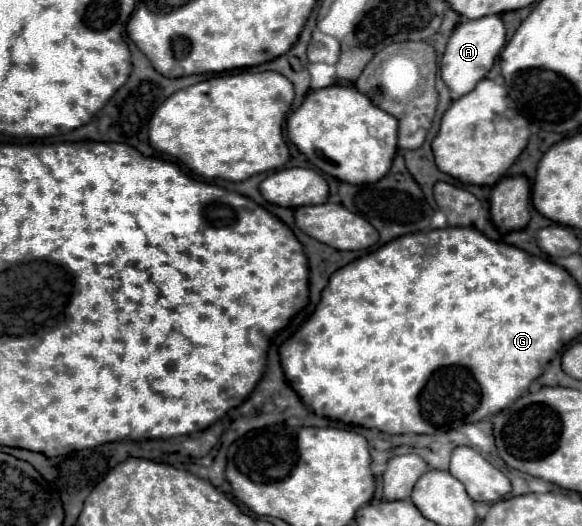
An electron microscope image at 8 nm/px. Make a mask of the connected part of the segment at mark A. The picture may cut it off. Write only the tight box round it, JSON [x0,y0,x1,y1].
[441,16,505,96]

